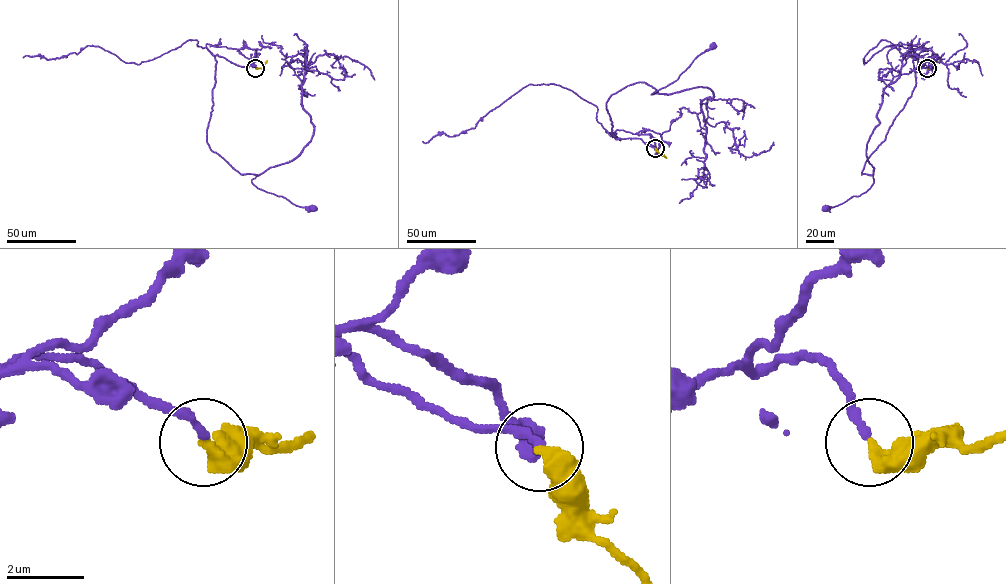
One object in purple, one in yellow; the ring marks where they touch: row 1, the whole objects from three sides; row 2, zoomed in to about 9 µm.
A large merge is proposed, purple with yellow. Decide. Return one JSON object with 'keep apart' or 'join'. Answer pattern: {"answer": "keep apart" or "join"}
{"answer": "join"}

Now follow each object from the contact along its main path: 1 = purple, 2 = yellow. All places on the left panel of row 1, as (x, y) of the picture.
1: (255, 68), (215, 55), (206, 142), (241, 174), (258, 175), (251, 182), (258, 188), (297, 206), (314, 207)
2: (255, 68), (262, 68), (267, 60)

